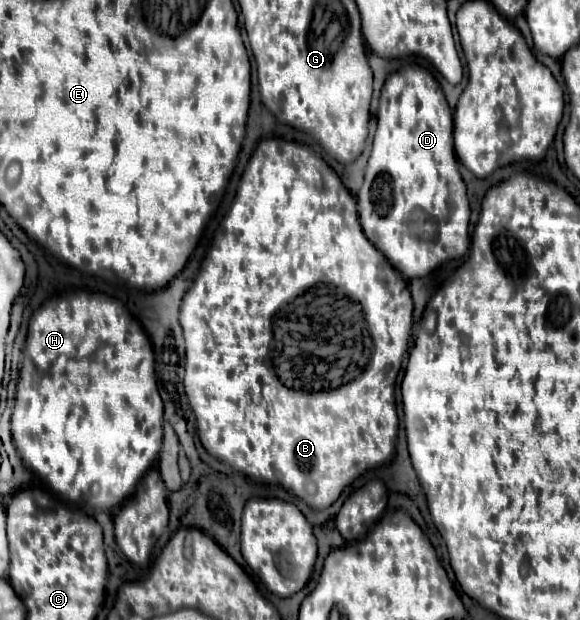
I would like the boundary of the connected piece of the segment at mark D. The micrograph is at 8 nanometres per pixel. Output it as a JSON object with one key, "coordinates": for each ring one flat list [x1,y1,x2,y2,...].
{"coordinates":[[416,63,394,71,382,87,378,129,374,135,364,185,358,191,356,199,360,223,366,237,408,279,424,277,444,261,464,257,464,253,468,251,470,203,466,197,466,183,462,183,462,175,458,171,454,155,452,109,434,75]]}

